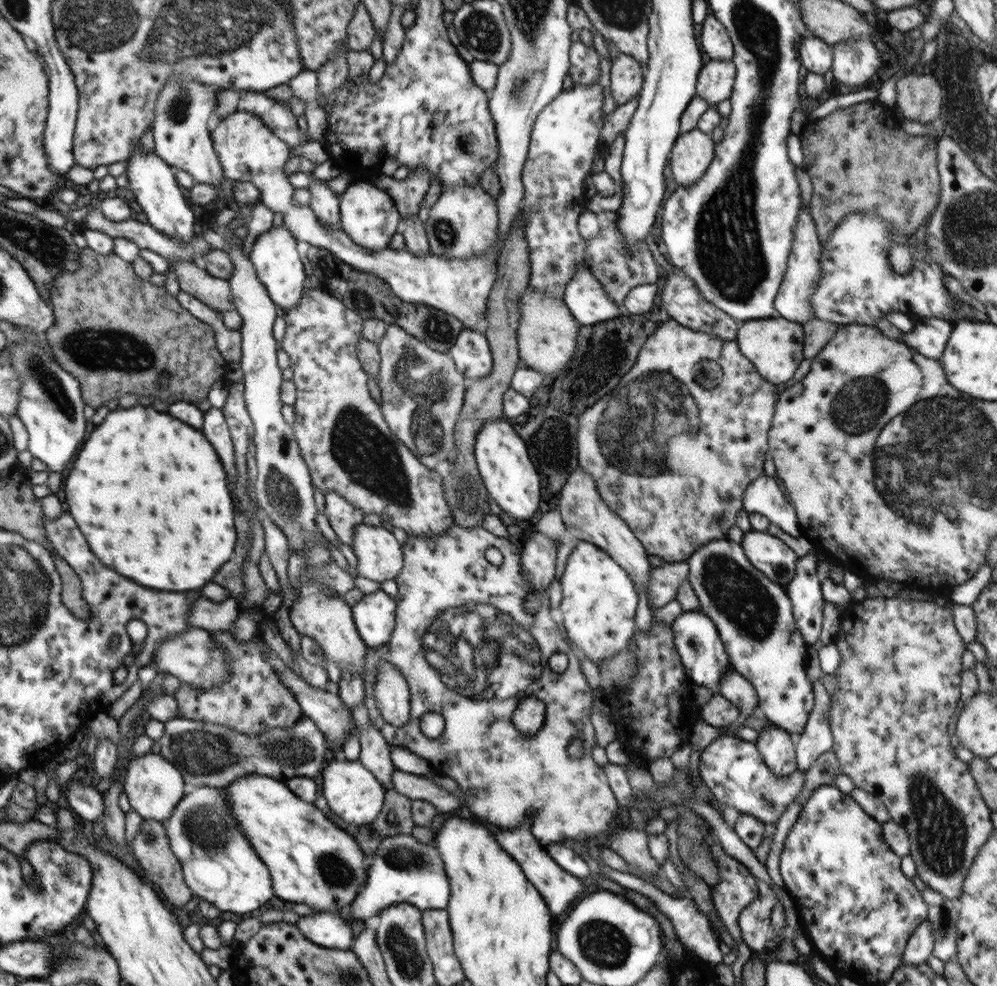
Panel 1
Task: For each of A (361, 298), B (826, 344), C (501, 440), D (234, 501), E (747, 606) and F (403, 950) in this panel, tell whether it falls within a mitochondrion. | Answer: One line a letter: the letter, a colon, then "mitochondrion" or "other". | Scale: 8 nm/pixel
A: mitochondrion
B: other
C: other
D: other
E: mitochondrion
F: mitochondrion

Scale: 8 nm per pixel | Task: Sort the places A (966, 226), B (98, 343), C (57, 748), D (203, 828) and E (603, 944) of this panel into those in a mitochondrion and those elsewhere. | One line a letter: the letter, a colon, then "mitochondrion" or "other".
A: mitochondrion
B: mitochondrion
C: other
D: mitochondrion
E: mitochondrion

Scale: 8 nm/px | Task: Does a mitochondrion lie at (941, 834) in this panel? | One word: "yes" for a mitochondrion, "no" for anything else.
yes

